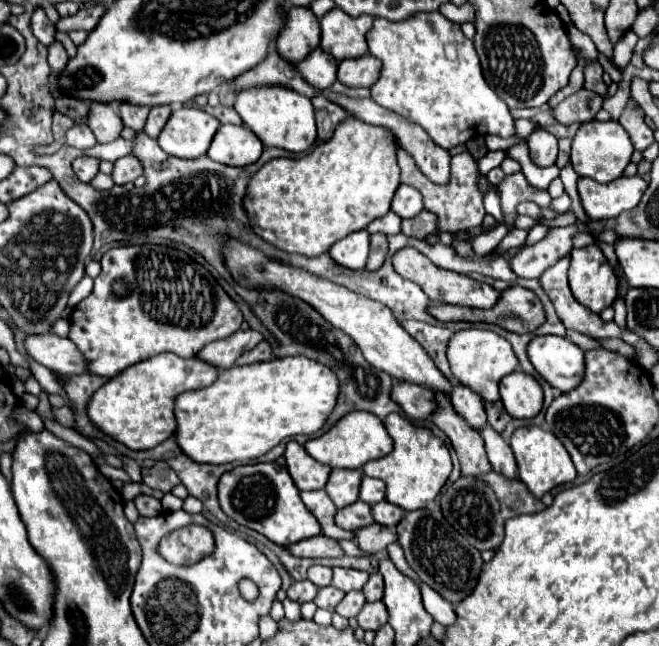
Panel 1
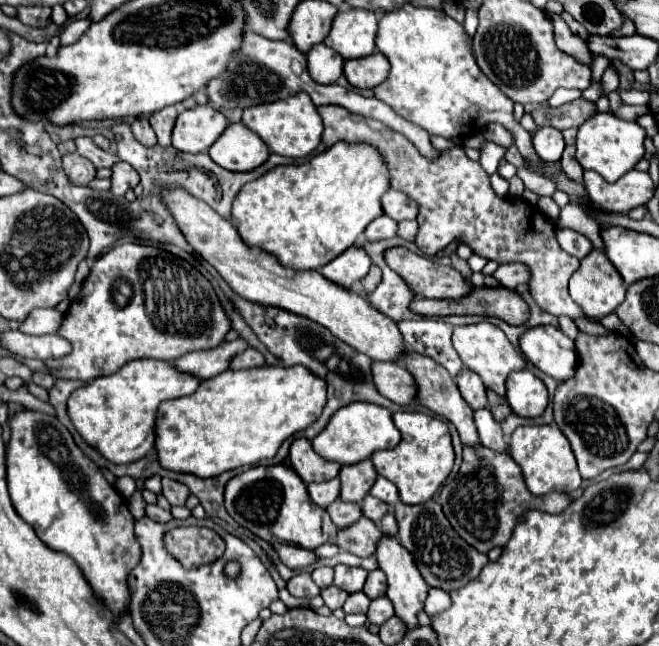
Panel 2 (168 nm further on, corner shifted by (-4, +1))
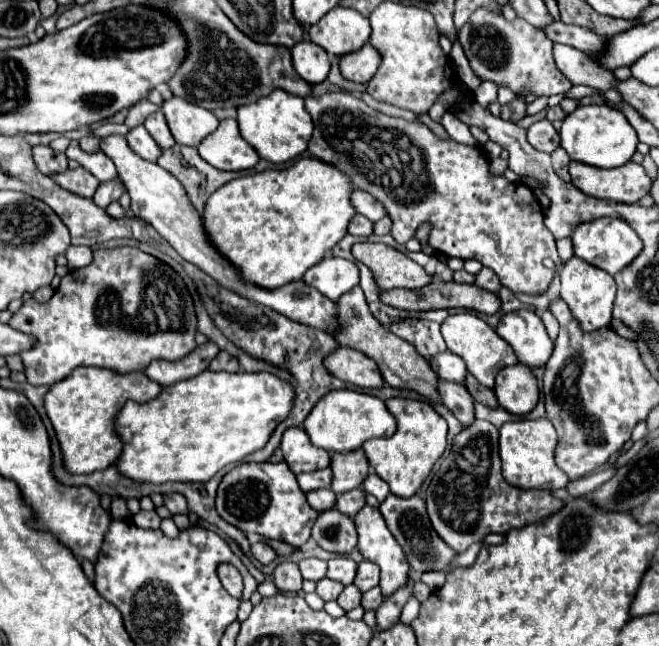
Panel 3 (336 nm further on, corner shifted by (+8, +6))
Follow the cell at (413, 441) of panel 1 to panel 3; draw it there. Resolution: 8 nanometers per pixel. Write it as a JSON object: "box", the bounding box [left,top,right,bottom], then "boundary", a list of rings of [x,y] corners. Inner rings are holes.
{"box":[362,398,446,496],"boundary":[[[390,398],[386,400],[386,408],[396,418],[396,432],[390,438],[368,440],[362,444],[366,458],[372,470],[384,478],[390,486],[390,492],[396,496],[414,496],[422,482],[428,478],[432,466],[446,450],[446,420],[422,400],[410,398]]]}

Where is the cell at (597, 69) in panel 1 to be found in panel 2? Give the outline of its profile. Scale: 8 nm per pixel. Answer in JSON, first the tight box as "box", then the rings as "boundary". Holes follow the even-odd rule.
{"box":[544,11,592,65],"boundary":[[[544,11],[544,15],[548,15],[550,23],[554,25],[554,39],[556,39],[556,45],[558,45],[564,53],[576,57],[580,63],[592,65],[592,53],[590,53],[586,41],[580,39],[578,35],[574,35],[574,33],[568,29],[566,21],[564,21],[560,15],[548,13],[548,11]]]}

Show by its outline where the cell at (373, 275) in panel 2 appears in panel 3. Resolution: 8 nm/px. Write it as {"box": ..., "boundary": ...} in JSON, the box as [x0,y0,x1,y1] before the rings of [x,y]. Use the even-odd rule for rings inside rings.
{"box":[336,286,442,402],"boundary":[[[360,286],[352,288],[338,300],[338,318],[340,318],[342,330],[336,334],[336,340],[340,342],[340,346],[350,346],[358,352],[364,352],[368,358],[372,358],[378,364],[388,386],[398,388],[398,390],[414,390],[432,402],[442,402],[440,392],[438,392],[440,378],[432,370],[430,362],[424,356],[420,356],[412,344],[392,334],[390,330],[380,326],[376,318],[372,318],[372,312],[368,310],[368,304]]]}

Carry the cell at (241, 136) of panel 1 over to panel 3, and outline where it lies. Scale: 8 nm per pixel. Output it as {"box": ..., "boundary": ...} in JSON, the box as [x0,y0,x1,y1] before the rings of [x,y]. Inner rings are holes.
{"box":[198,120,260,170],"boundary":[[[222,120],[220,126],[200,142],[198,152],[208,164],[222,170],[248,170],[260,160],[256,150],[244,142],[236,120]]]}

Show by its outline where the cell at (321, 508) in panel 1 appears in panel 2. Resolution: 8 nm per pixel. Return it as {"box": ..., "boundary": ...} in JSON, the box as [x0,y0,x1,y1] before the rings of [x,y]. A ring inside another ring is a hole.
{"box":[308,477,340,507],"boundary":[[[336,477],[330,481],[322,481],[322,483],[310,483],[308,493],[316,505],[328,507],[332,501],[340,497],[340,479]]]}

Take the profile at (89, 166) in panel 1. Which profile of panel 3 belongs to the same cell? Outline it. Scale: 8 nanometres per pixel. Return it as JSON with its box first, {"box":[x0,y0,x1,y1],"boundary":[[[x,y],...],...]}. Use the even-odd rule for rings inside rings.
{"box":[34,146,68,174],"boundary":[[[36,146],[34,148],[34,156],[36,156],[36,164],[40,168],[42,174],[58,174],[68,170],[68,158],[64,152],[56,152],[50,146]]]}

